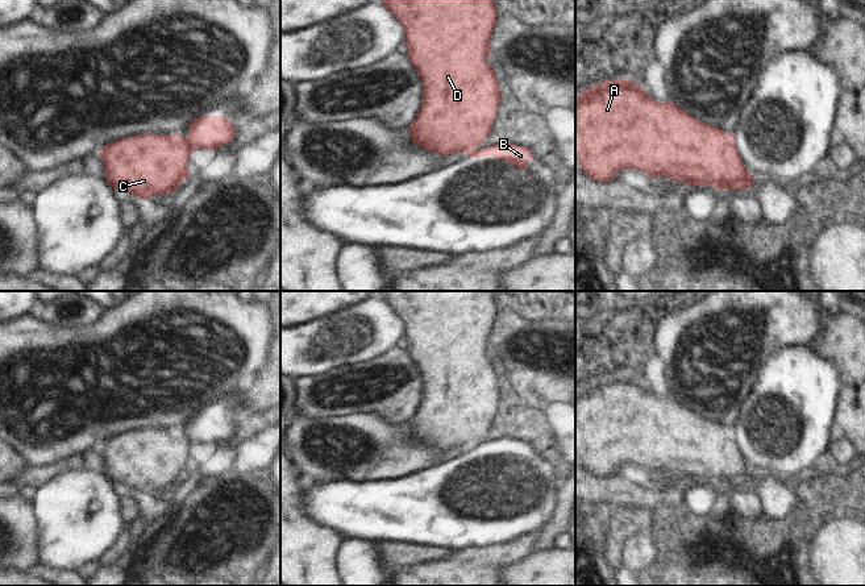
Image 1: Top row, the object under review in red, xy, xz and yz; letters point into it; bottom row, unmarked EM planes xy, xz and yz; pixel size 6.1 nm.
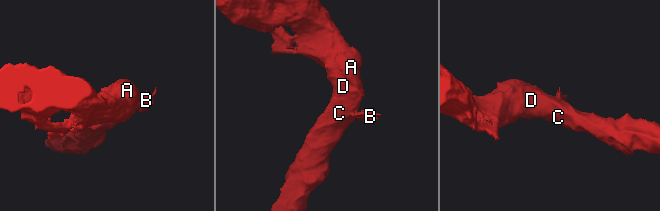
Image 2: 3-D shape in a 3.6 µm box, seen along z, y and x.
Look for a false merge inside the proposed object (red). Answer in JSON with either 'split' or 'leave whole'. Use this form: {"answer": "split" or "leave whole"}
{"answer": "split"}

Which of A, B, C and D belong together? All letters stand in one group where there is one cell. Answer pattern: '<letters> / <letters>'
A C D / B

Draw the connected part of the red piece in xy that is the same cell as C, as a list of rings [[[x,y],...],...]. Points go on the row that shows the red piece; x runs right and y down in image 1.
[[[151,133],[116,140],[99,151],[104,162],[105,180],[112,188],[124,190],[141,199],[174,192],[190,175],[190,154],[190,142],[180,136]]]

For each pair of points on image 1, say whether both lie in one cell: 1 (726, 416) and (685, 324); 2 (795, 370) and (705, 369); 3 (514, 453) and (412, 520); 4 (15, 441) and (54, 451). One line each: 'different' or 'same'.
1: same
2: different
3: same
4: same

